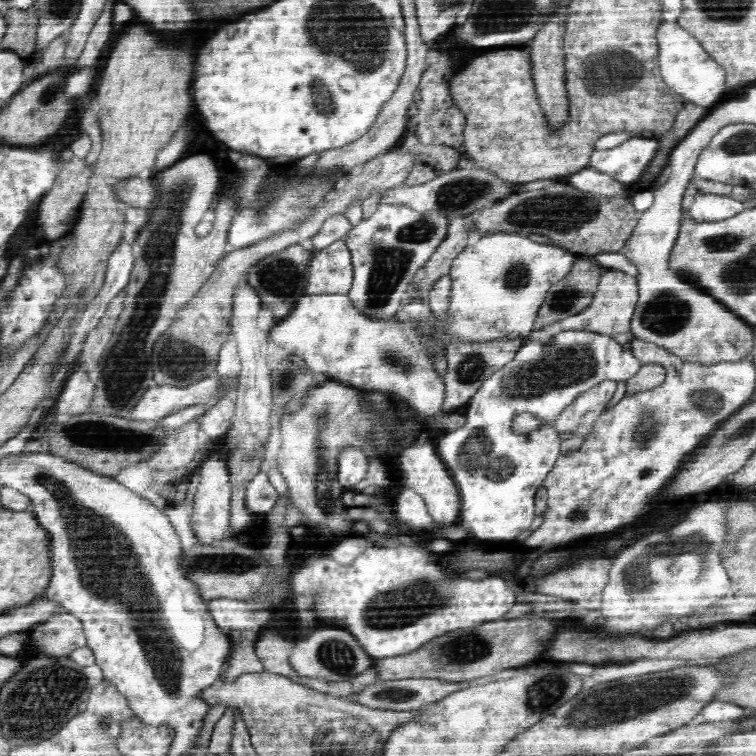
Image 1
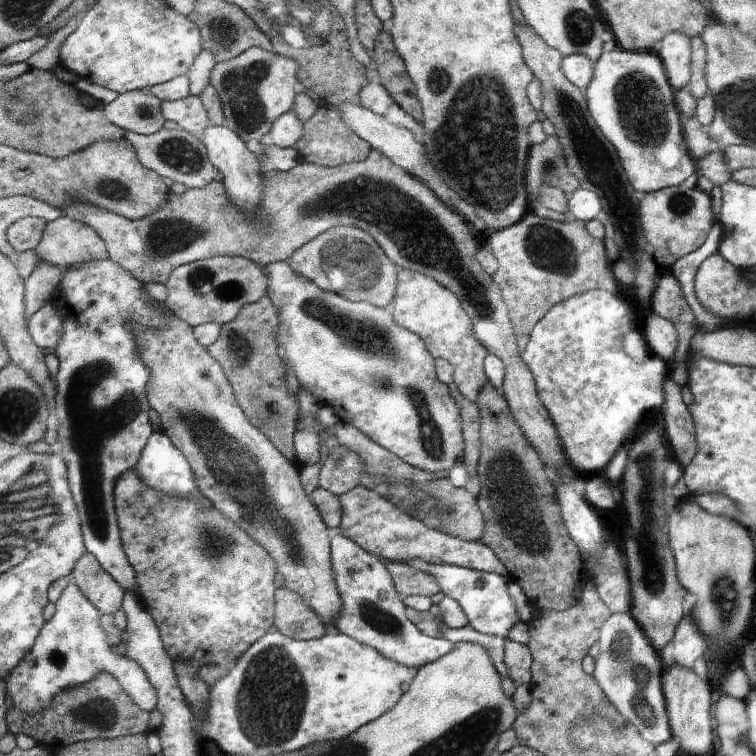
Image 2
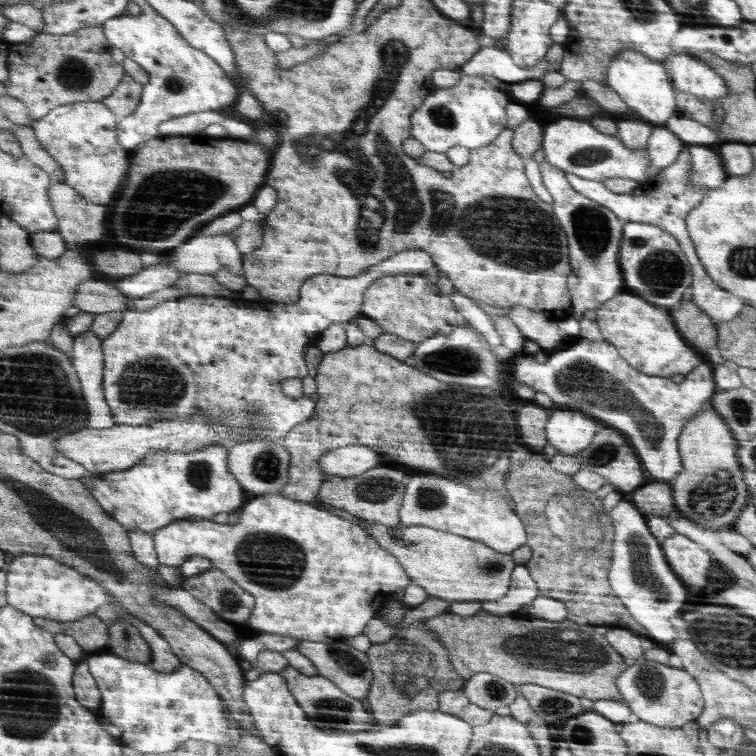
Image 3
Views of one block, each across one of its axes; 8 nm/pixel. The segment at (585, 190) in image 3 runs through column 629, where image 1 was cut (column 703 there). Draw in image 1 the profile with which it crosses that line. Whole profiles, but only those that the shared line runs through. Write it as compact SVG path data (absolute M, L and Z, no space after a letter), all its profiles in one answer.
M698 193L690 205L689 215L698 223L716 223L741 213L745 204L720 193Z

